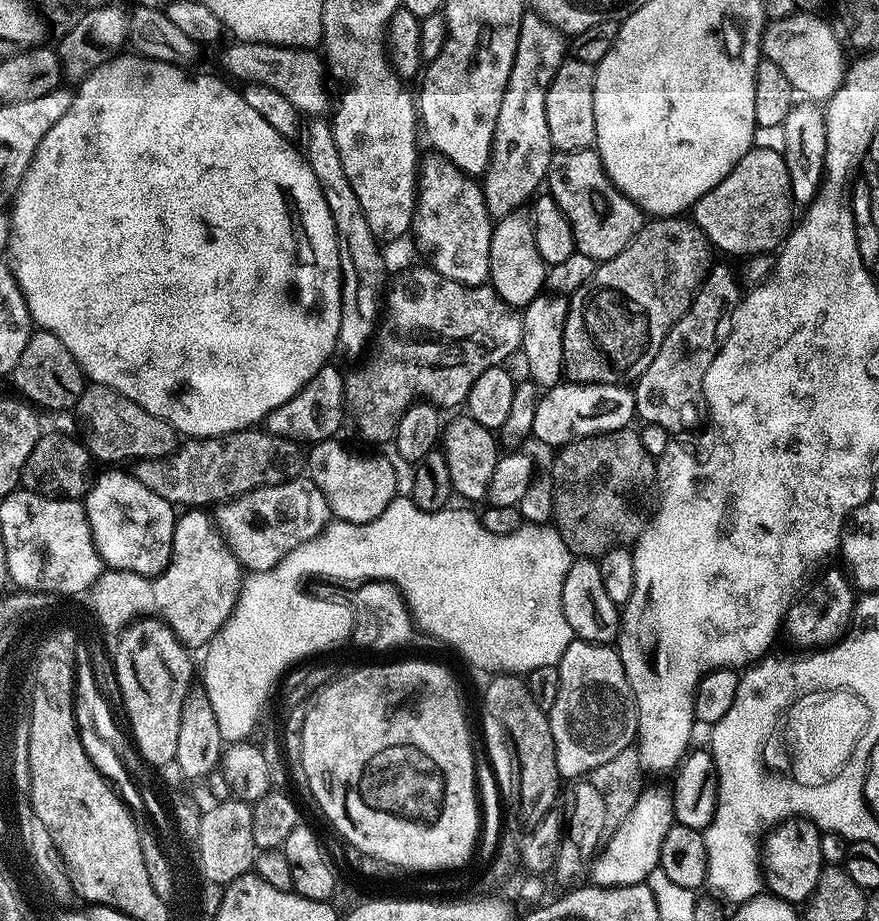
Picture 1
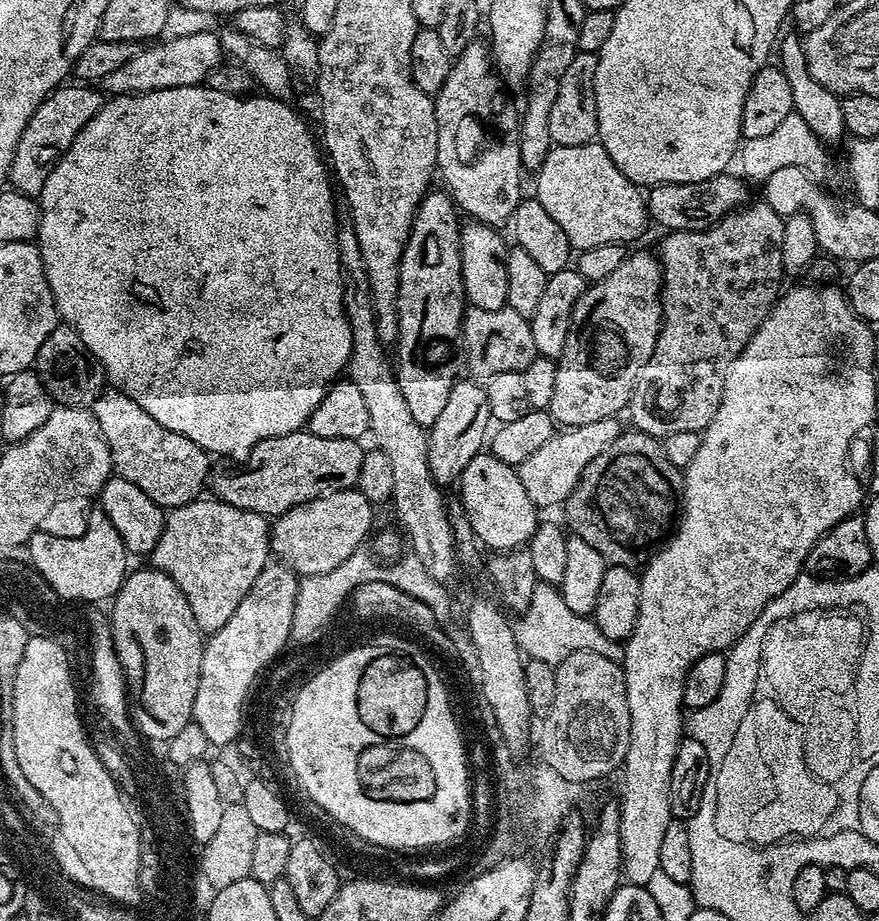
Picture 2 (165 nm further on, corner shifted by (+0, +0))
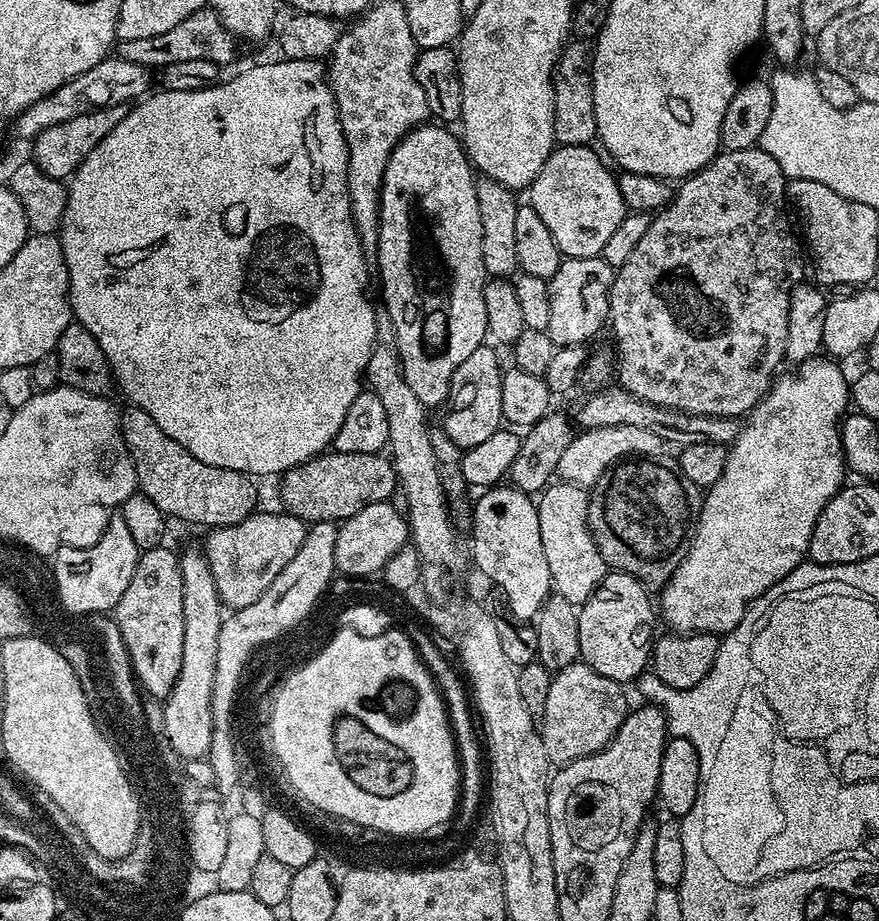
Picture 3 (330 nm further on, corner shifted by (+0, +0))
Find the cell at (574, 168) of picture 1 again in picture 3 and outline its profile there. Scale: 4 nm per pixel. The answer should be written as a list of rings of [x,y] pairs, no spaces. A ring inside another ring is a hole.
[[[587,144],[553,147],[542,170],[538,170],[534,182],[526,190],[527,203],[538,210],[538,218],[542,218],[550,229],[550,235],[554,237],[554,242],[558,242],[558,250],[564,258],[601,255],[606,241],[614,235],[618,226],[622,226],[626,215],[618,179],[604,165],[605,157],[594,149]]]

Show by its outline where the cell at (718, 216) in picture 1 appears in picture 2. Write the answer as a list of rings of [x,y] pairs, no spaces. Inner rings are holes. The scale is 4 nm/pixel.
[[[721,174],[702,182],[658,184],[647,193],[648,215],[668,232],[697,232],[714,226],[723,216],[749,203],[748,188],[739,175]],[[740,180],[741,181],[740,181]],[[652,192],[652,193],[651,193]]]

